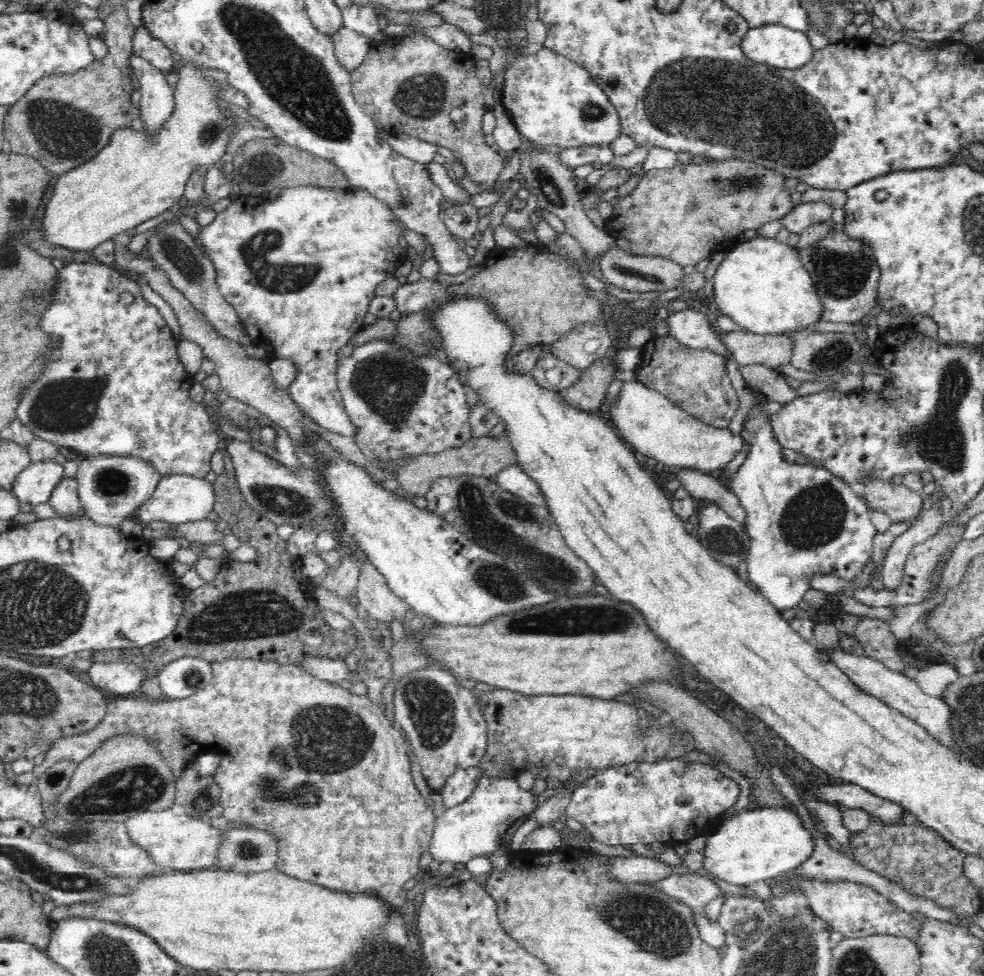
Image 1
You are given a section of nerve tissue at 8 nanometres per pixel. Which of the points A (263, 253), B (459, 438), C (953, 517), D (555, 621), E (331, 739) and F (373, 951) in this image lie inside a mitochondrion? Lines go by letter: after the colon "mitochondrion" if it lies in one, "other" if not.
A: mitochondrion
B: other
C: other
D: mitochondrion
E: mitochondrion
F: other

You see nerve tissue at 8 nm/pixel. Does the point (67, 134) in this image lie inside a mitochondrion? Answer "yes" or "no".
yes

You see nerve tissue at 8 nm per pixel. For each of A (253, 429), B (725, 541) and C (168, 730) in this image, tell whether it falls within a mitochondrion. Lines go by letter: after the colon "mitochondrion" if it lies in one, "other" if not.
A: mitochondrion
B: mitochondrion
C: other

